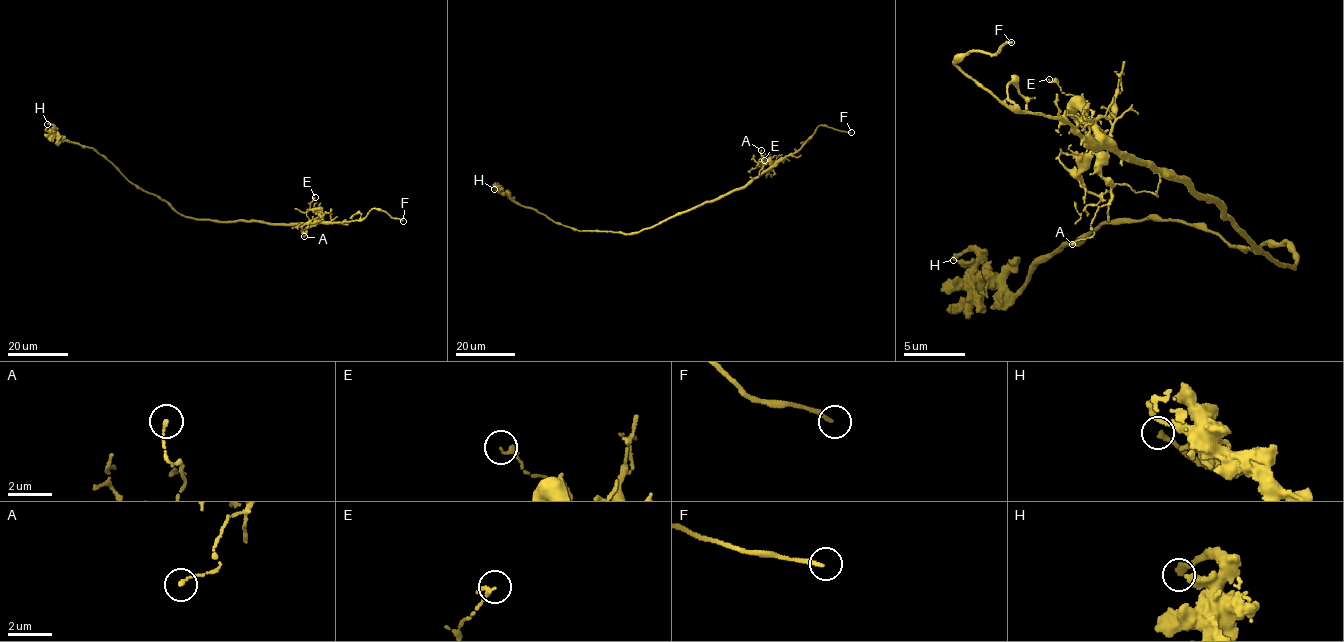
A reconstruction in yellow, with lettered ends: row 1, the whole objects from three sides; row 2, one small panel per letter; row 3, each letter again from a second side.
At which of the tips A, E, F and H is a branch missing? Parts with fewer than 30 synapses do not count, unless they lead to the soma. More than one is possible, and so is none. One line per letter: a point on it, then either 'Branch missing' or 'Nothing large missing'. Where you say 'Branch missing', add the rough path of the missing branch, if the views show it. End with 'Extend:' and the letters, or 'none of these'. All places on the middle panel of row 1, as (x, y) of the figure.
A: Place: (761, 150). Nothing large missing
E: Place: (764, 160). Nothing large missing
F: Place: (851, 132). Branch missing. Course of what is missing: (851, 132), (874, 142), (885, 158)
H: Place: (494, 189). Nothing large missing
Extend: F

